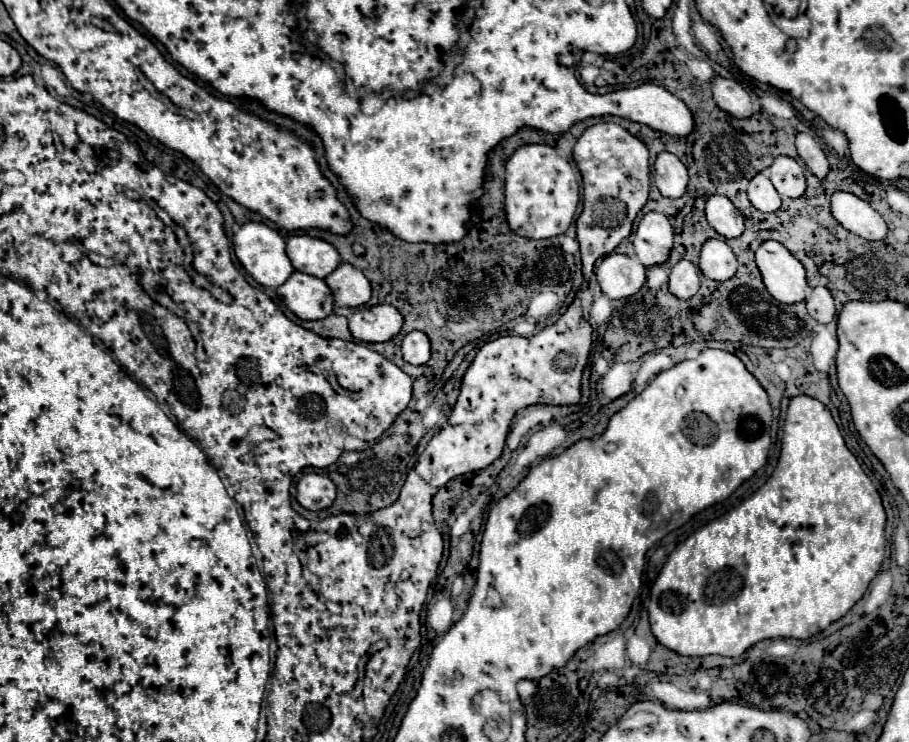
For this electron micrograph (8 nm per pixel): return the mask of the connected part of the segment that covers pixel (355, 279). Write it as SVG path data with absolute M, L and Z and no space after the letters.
M342 263L324 281L340 307L360 307L370 301L370 283L366 275L350 263Z

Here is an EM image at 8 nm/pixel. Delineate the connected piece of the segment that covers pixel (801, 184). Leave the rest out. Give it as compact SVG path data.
M776 157L770 165L770 181L782 199L796 199L806 191L802 167L792 157Z

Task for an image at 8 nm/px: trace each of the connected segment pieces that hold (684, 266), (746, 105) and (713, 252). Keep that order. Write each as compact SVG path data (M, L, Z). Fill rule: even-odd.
M686 259L678 261L670 273L670 281L668 281L670 293L676 295L678 299L690 299L698 293L698 287L700 287L700 279L696 267Z
M716 77L716 81L712 83L712 93L714 93L716 105L722 111L728 111L730 115L736 115L738 119L752 117L754 113L752 99L738 81Z
M708 239L700 253L700 271L714 281L726 281L736 273L738 261L732 249L722 239Z

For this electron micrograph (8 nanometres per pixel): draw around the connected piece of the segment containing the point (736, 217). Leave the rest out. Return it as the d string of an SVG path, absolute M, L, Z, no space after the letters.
M712 195L706 203L706 219L714 231L726 239L736 239L744 233L744 217L728 197Z

